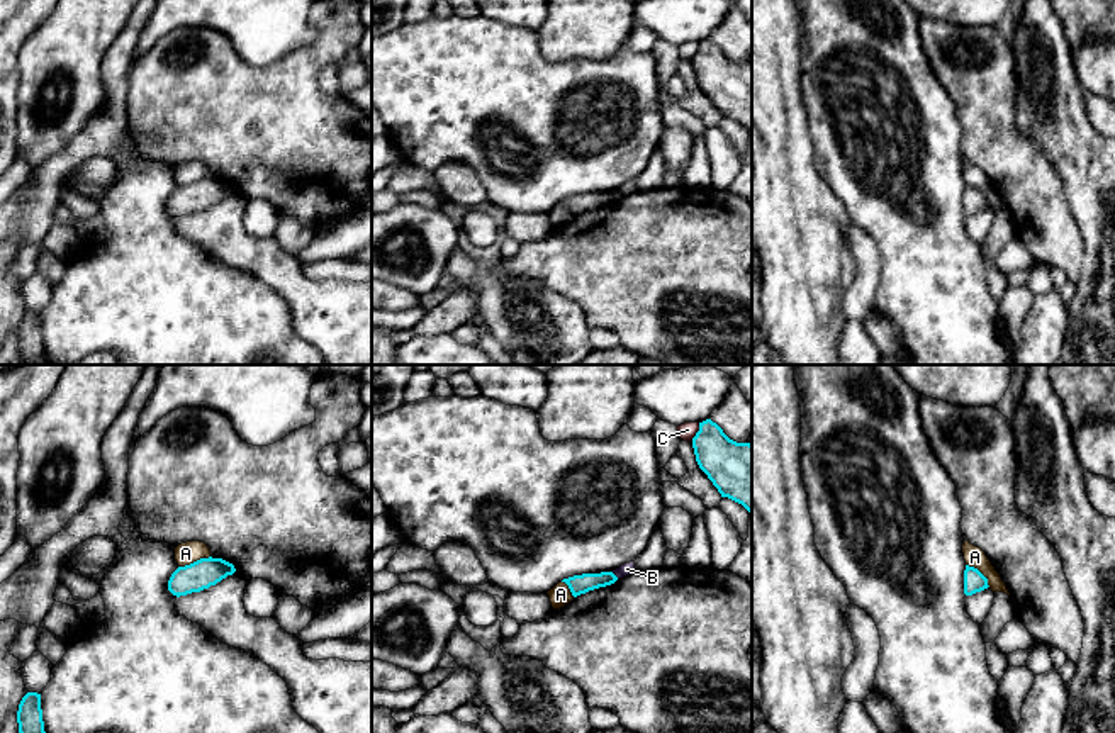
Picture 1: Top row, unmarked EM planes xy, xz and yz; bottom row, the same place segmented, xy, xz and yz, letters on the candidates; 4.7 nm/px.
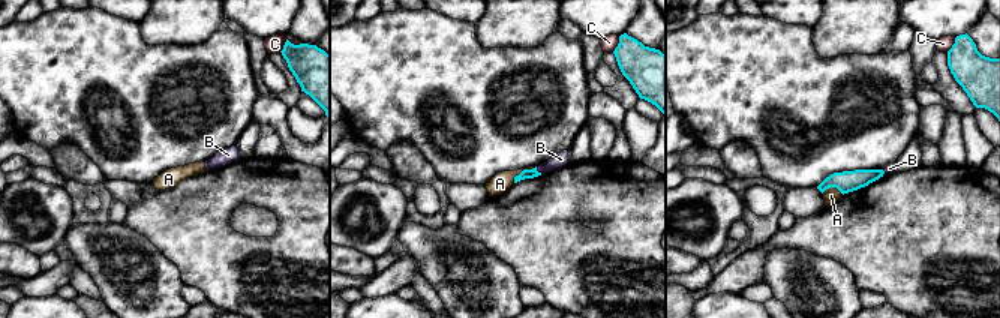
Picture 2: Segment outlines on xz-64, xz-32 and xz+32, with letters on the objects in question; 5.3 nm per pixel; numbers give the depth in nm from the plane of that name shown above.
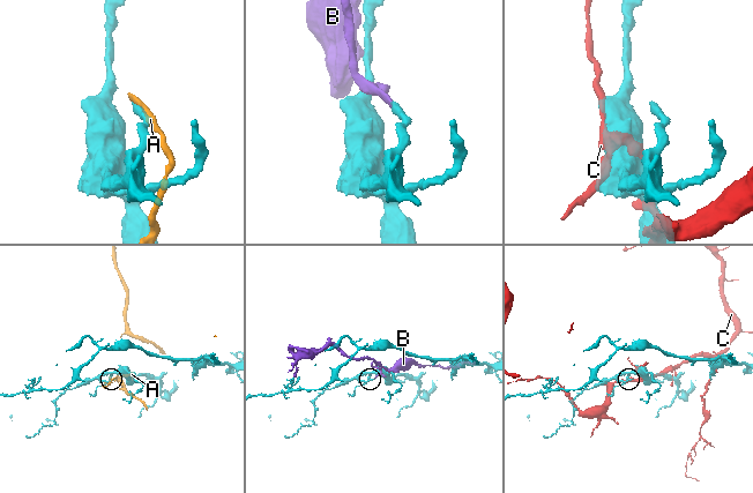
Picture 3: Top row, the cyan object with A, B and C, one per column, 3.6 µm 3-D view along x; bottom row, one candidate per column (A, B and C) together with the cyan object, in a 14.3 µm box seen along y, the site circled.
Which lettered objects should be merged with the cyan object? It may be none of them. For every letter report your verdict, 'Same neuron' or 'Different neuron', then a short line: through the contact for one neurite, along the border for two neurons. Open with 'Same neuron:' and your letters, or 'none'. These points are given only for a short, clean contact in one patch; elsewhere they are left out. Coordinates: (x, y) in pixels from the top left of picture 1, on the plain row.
Same neuron: none
A: Different neuron
B: Different neuron. Line: xz (611, 192), (618, 197)
C: Different neuron

